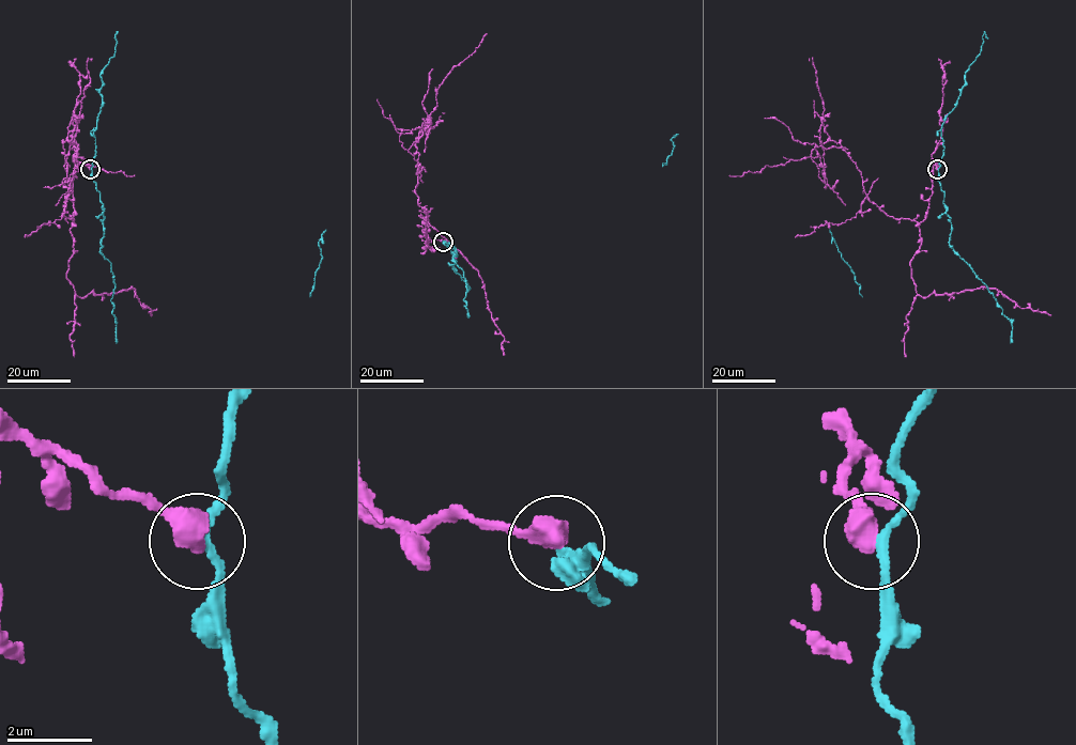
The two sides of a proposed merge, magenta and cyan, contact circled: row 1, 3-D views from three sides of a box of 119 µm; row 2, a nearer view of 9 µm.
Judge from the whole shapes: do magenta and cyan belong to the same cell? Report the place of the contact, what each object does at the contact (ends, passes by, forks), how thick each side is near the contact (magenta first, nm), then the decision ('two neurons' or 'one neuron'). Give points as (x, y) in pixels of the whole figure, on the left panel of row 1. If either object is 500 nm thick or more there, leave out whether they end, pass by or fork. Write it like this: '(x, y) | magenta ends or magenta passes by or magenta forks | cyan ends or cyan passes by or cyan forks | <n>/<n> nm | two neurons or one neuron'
(90, 169) | 600/180 nm | two neurons

